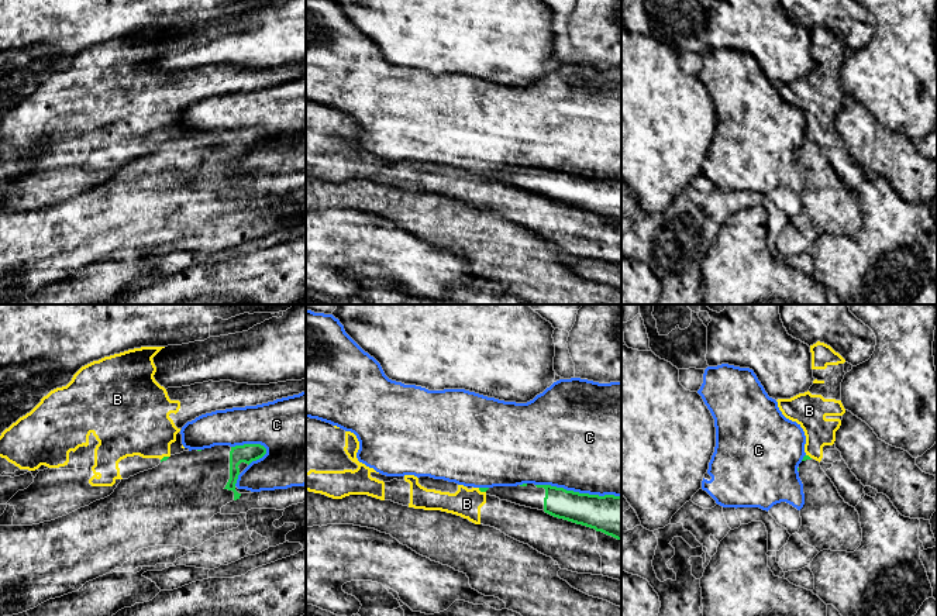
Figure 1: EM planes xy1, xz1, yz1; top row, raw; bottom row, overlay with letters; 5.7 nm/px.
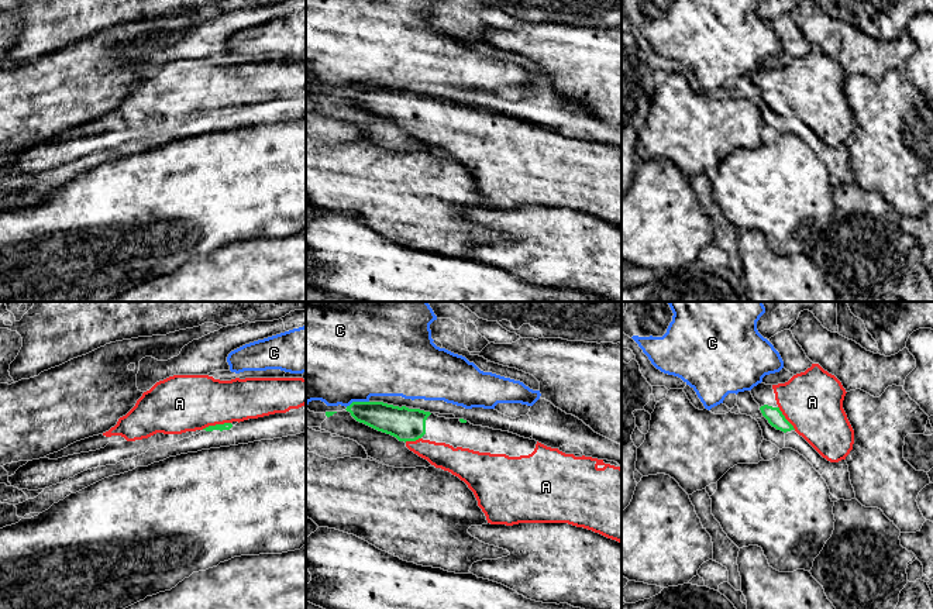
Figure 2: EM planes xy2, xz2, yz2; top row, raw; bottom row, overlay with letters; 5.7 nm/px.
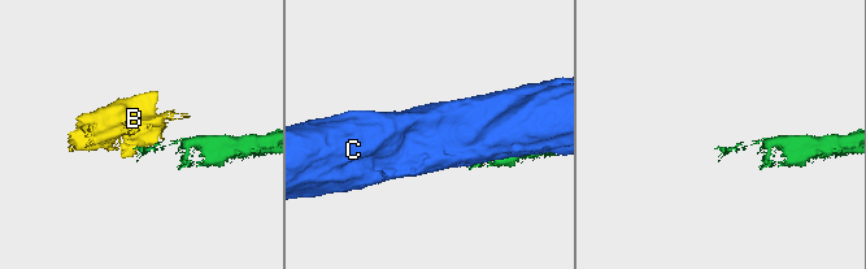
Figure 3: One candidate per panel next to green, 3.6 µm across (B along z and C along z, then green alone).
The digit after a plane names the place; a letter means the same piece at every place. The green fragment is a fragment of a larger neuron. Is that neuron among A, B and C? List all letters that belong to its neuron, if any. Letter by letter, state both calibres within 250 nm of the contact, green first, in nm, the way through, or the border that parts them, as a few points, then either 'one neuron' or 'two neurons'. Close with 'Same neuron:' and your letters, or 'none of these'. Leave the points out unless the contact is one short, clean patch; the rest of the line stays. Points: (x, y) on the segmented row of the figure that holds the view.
A: calibres 50 and 320 nm; one neuron
B: calibres 30 and 160 nm; border xz1 (478, 488), (485, 492); two neurons
C: calibres 220 and 500 nm; two neurons
Same neuron: A

